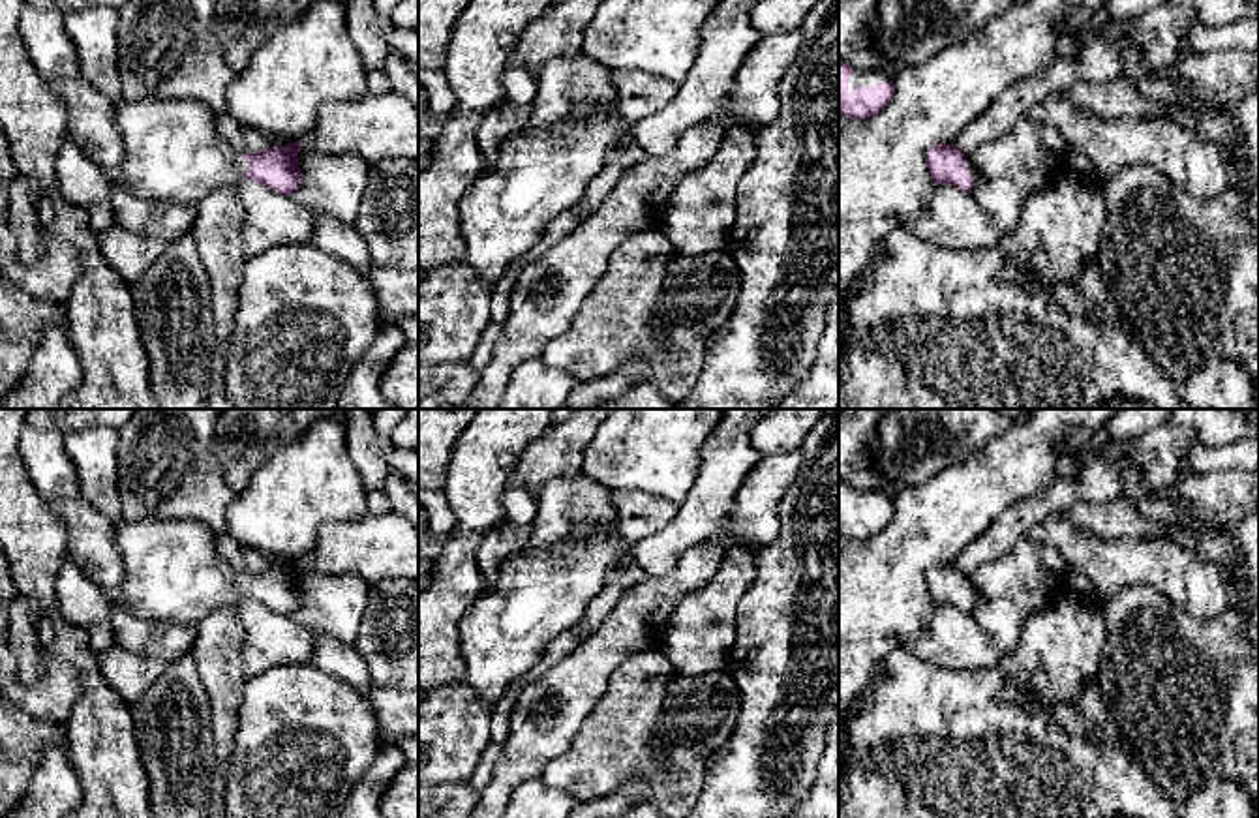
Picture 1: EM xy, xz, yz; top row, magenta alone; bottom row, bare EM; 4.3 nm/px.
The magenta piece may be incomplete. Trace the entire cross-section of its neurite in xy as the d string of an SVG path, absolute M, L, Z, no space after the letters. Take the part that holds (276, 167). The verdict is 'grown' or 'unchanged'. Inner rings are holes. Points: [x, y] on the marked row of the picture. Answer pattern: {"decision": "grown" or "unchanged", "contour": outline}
{"decision": "grown", "contour": "M122 99L114 122L124 143L124 161L111 173L113 188L144 201L195 206L240 178L283 195L302 184L302 143L236 152L218 137L214 113L199 99Z"}

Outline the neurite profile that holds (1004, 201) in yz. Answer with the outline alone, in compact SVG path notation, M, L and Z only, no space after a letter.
M979 180L972 188L972 195L985 208L993 223L1009 235L1017 229L1026 203L1026 193L1008 180Z

